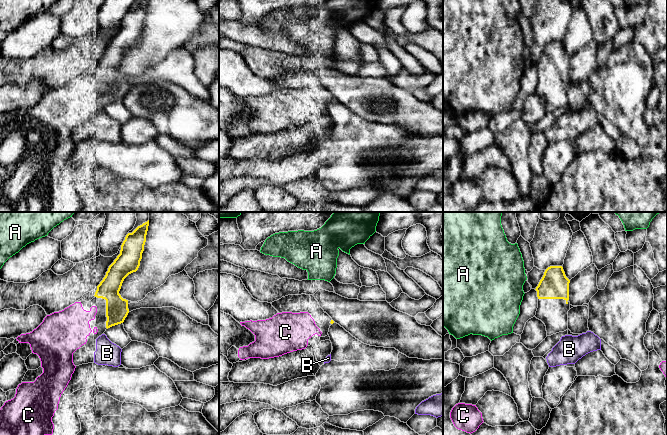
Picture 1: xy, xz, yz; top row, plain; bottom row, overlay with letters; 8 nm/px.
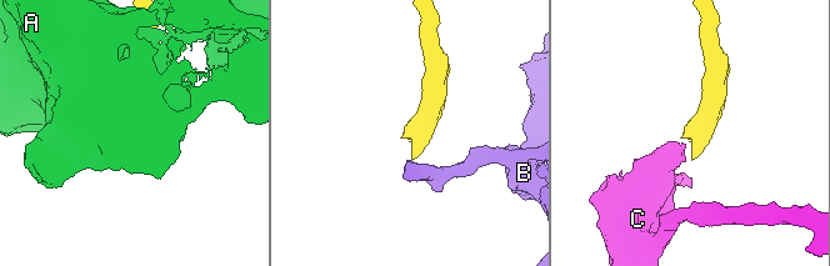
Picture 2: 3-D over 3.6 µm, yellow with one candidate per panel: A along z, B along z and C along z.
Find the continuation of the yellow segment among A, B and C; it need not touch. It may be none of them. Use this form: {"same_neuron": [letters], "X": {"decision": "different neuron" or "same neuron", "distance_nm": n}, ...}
{"same_neuron": ["C"], "A": {"decision": "different neuron", "distance_nm": 90}, "B": {"decision": "different neuron", "distance_nm": 50}, "C": {"decision": "same neuron", "distance_nm": 70}}

